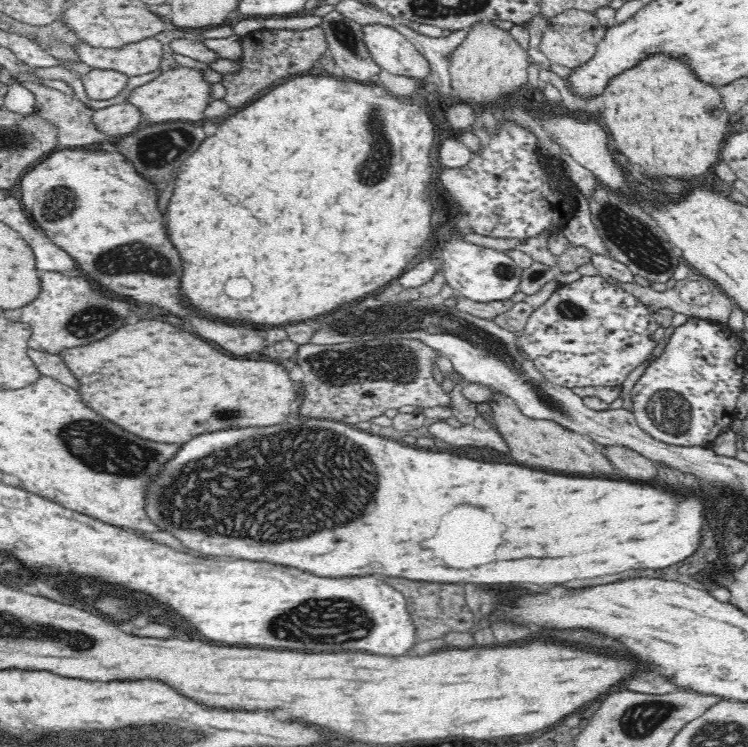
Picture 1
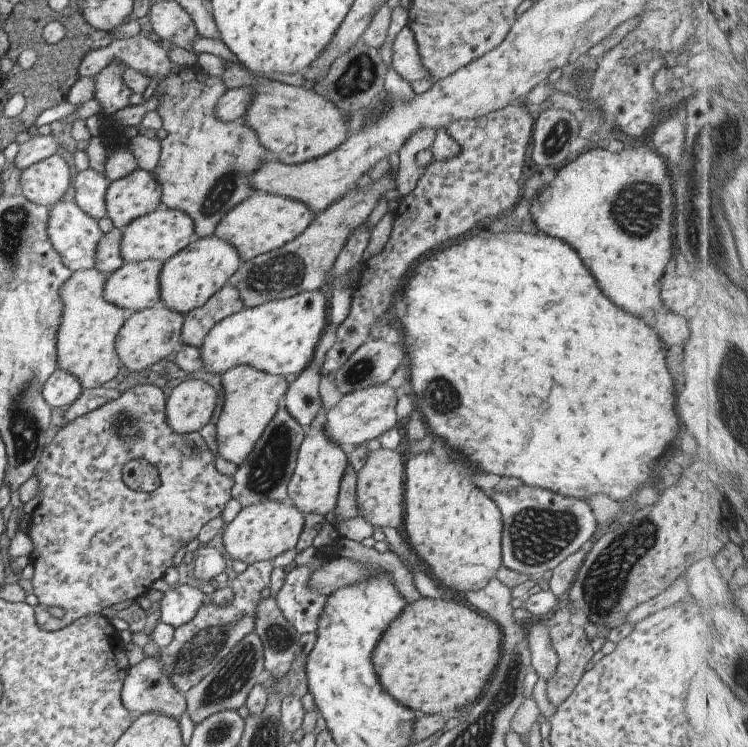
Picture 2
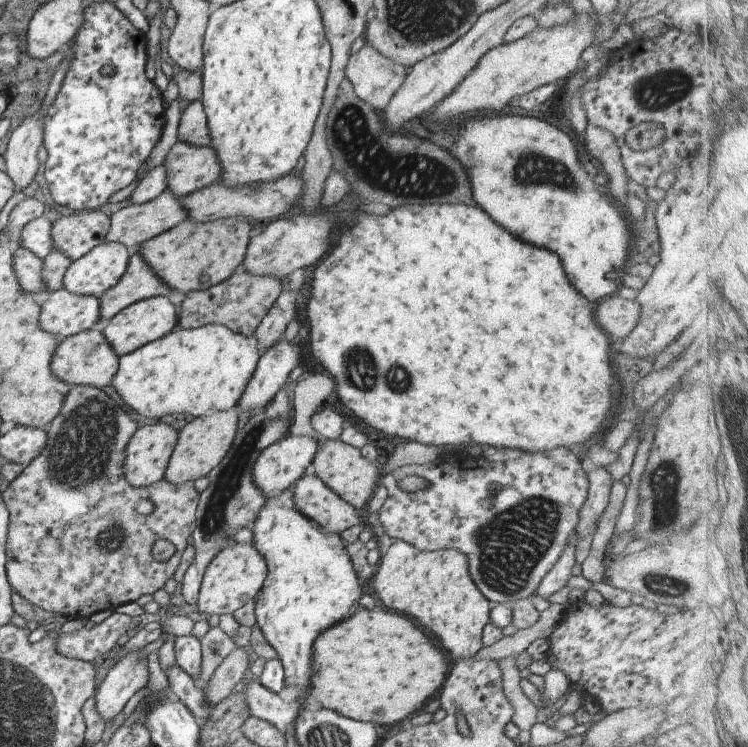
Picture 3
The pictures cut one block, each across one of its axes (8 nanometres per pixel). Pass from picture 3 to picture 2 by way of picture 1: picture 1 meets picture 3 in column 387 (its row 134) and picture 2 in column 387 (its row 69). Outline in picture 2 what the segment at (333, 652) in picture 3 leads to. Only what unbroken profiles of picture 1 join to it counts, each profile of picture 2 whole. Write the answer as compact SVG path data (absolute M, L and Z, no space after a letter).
M422 597L413 603L406 604L406 608L402 610L402 614L388 626L388 630L382 634L380 642L376 644L374 652L372 652L372 664L374 664L374 670L378 674L378 680L381 680L382 686L396 698L400 700L402 704L406 704L408 708L412 710L420 710L420 712L426 712L426 714L434 714L438 712L439 715L451 716L457 713L460 708L469 708L479 698L488 683L488 678L492 676L492 672L496 670L496 664L500 660L500 644L502 644L502 632L498 628L498 624L494 620L490 620L488 616L484 616L481 612L468 606L463 600L462 602L455 602L451 600L444 600L442 598Z

